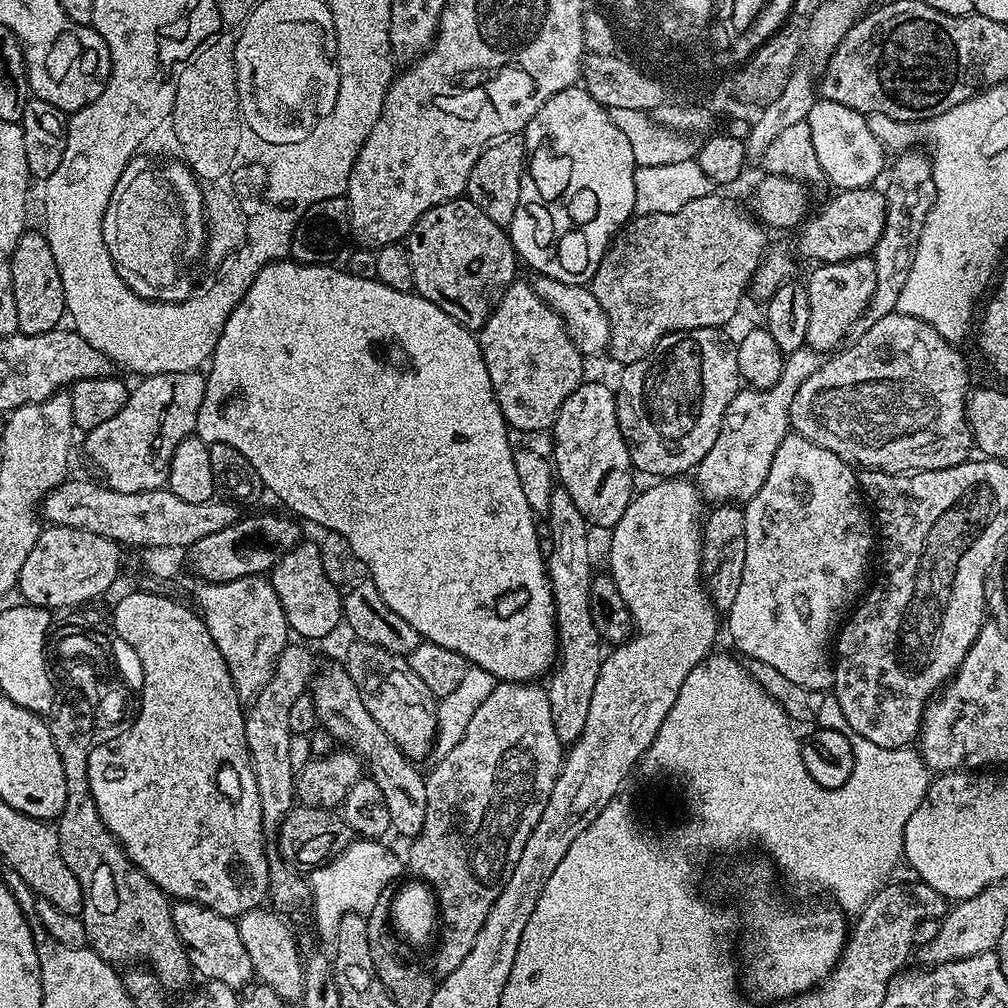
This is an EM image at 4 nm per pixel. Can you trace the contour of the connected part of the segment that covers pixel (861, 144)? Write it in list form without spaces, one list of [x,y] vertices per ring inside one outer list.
[[[820,98],[810,108],[804,122],[810,126],[811,144],[821,173],[835,185],[835,189],[871,187],[883,170],[885,173],[888,164],[884,158],[886,149],[883,141],[873,134],[871,121],[863,113],[842,103]]]

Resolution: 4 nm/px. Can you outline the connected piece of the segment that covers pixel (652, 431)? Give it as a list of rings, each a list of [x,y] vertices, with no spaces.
[[[719,328],[669,332],[656,343],[650,354],[638,362],[623,365],[620,388],[615,389],[616,413],[624,440],[628,443],[633,469],[637,473],[645,472],[652,476],[648,478],[683,477],[691,473],[702,458],[706,458],[710,446],[714,446],[726,406],[730,406],[742,387],[736,344],[728,341],[724,334]]]

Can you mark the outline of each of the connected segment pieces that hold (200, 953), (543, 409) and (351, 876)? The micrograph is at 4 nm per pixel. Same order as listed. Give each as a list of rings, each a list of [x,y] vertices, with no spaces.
[[[189,900],[173,903],[172,917],[189,962],[199,975],[200,972],[204,975],[205,981],[217,980],[235,990],[243,990],[253,983],[250,954],[242,944],[242,934],[238,934],[238,923],[233,917],[223,916]]]
[[[517,278],[479,329],[478,339],[496,401],[509,429],[517,428],[520,432],[551,429],[566,398],[586,380],[585,357],[576,349],[564,319],[538,298],[527,279]]]
[[[364,838],[359,841],[358,846],[347,848],[333,856],[331,860],[313,867],[310,875],[310,909],[316,915],[316,932],[322,939],[328,942],[335,941],[338,934],[338,924],[342,918],[346,918],[351,912],[366,914],[378,902],[378,898],[389,891],[388,883],[402,872],[402,860],[395,856],[390,849],[376,838]]]

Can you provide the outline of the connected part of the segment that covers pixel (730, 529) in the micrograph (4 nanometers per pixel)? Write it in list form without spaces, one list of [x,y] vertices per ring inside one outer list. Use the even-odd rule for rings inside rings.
[[[729,502],[727,504],[721,504],[711,509],[713,512],[707,513],[706,519],[702,524],[702,543],[700,546],[700,563],[702,565],[702,583],[708,593],[709,598],[713,604],[716,605],[717,609],[721,613],[728,613],[729,610],[734,606],[734,598],[738,598],[738,586],[742,586],[742,570],[744,569],[744,563],[746,562],[746,518],[744,517],[744,508],[737,506],[735,503]]]

